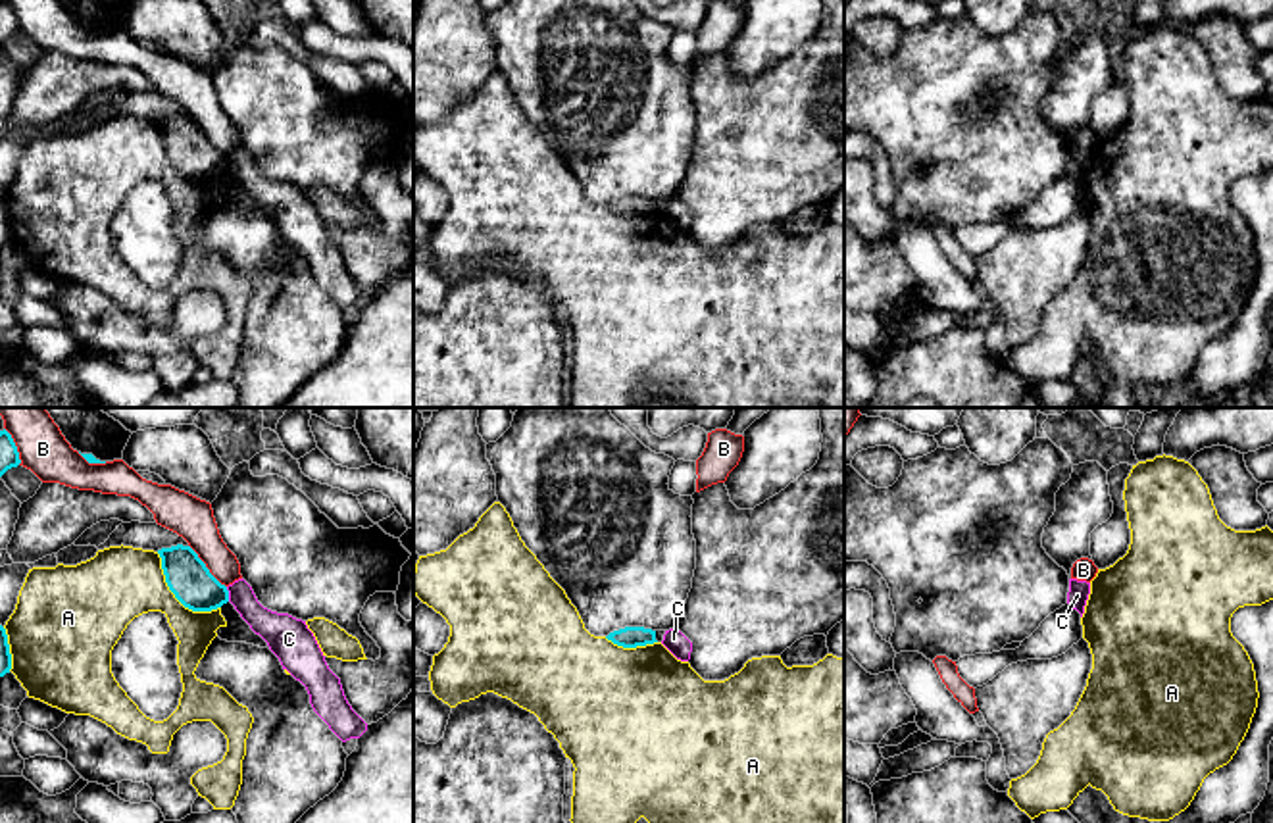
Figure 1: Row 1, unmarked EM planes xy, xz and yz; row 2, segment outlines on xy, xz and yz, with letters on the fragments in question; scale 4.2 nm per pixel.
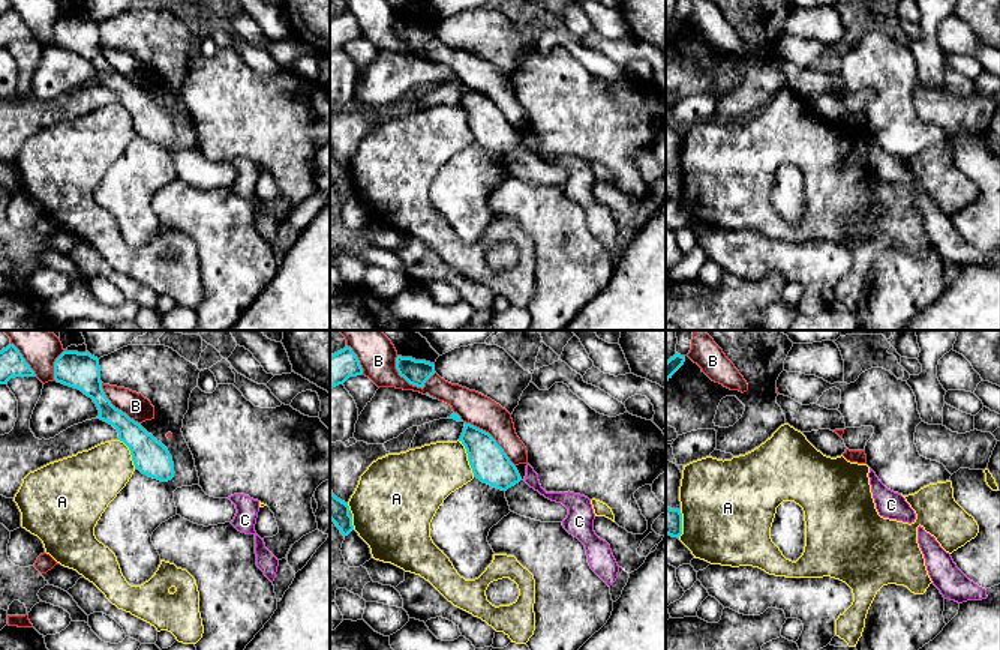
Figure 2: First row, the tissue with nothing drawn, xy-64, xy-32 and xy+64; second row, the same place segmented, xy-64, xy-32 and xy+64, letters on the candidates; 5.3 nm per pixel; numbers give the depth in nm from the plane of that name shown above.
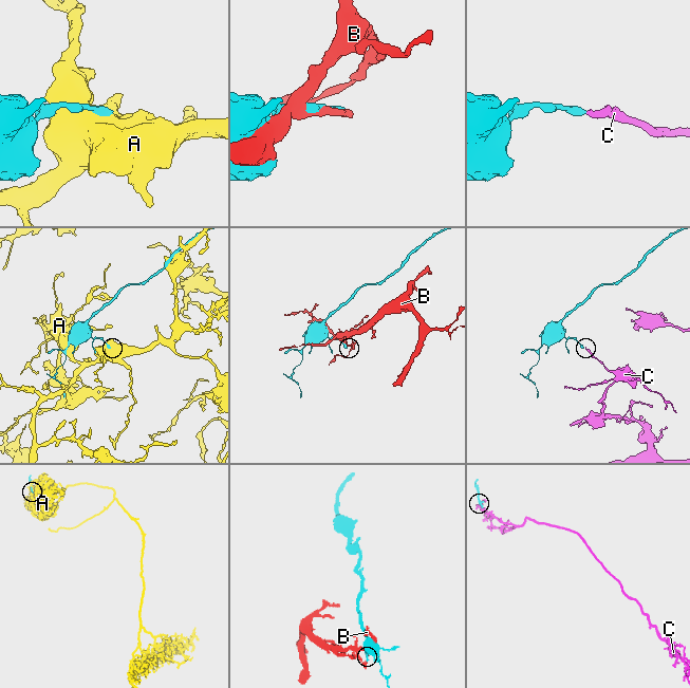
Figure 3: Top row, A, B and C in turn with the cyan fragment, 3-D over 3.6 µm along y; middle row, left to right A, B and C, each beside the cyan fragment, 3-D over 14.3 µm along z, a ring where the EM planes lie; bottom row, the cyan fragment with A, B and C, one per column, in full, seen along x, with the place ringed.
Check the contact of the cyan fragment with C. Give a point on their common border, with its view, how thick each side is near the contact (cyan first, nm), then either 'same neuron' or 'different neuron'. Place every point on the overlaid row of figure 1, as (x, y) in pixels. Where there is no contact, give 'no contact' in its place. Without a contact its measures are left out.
meets cyan in xy at (227, 595); 180 nm thick on the cyan side, 140 nm on the other; different neuron

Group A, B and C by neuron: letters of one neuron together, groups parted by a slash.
A / B / C

